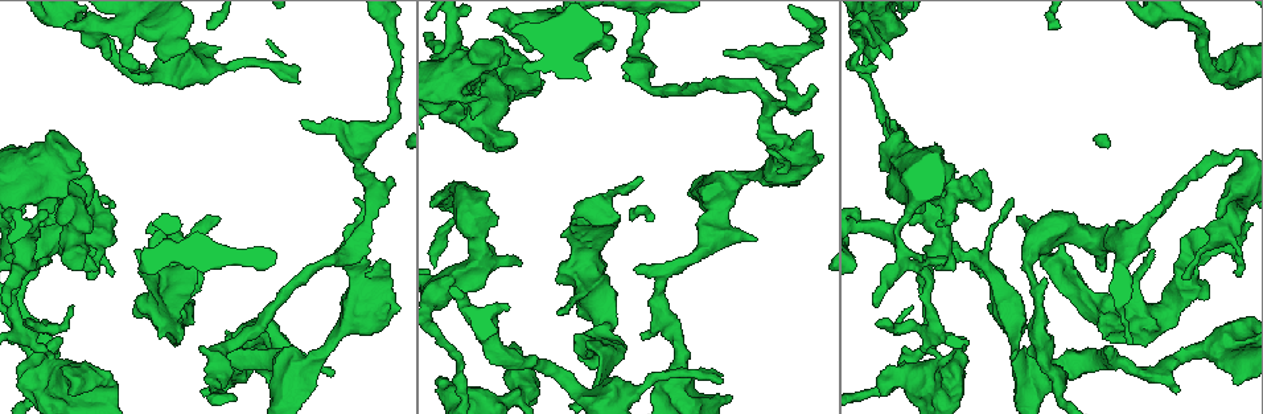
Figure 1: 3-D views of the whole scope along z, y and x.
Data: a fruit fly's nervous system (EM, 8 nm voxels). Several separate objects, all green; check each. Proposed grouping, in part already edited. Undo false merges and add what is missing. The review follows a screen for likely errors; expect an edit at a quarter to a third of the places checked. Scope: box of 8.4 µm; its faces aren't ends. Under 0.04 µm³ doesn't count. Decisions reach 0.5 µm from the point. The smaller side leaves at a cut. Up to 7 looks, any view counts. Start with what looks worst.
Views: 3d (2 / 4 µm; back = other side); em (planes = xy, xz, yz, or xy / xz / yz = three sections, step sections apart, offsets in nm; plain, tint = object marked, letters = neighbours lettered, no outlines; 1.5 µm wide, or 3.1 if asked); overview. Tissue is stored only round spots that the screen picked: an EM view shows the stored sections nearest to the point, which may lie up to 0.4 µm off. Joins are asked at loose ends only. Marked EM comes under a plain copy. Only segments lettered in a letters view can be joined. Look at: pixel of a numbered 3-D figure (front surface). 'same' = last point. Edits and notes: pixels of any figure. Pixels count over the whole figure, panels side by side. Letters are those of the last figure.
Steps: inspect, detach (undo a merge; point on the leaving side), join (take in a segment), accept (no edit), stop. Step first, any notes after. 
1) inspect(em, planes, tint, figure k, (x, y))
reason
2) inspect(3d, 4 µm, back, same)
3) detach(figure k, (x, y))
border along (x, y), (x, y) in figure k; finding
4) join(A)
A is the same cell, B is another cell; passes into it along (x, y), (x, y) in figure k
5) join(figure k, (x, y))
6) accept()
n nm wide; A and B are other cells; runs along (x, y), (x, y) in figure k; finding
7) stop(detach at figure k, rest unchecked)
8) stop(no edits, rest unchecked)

inspect(em, planes, letters, figure 1, (724, 52))
branch stops here

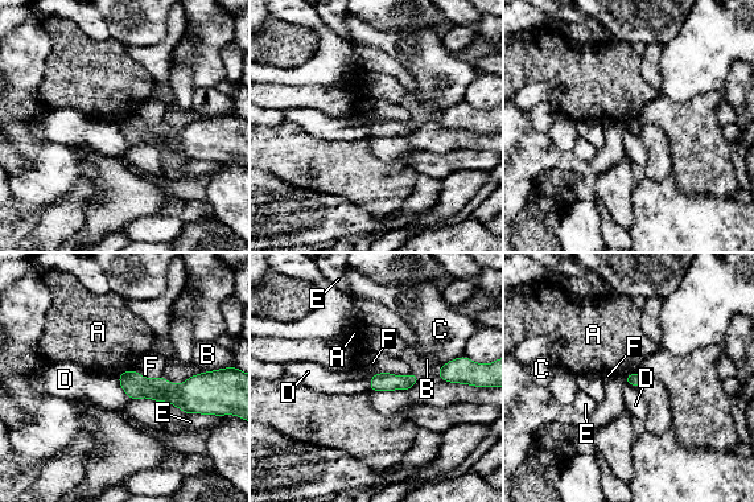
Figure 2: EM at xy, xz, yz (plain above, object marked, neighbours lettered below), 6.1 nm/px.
accept()
A, B, C, D, E and F are other cells; border along (116, 375), (120, 387), (131, 399) in figure 2; no lettered segment goes on from it

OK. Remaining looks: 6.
inspect(em, planes, letters, figure 1, (585, 224))
an open end

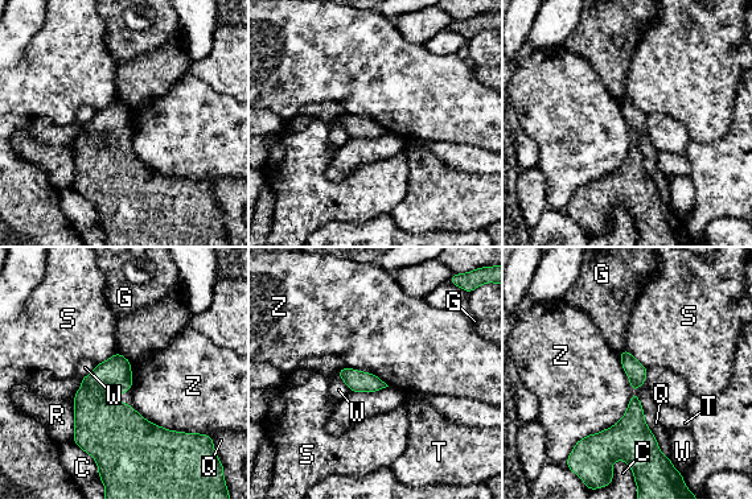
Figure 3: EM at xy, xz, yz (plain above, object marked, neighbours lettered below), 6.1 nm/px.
accept()
C, G, Q, R, S, T, W and Z are other cells; border along (632, 394), (615, 424), (580, 440) in figure 3; no lettered segment goes on from it

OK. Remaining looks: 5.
inspect(em, planes, tint, figure 1, (463, 400))
thick turns thin

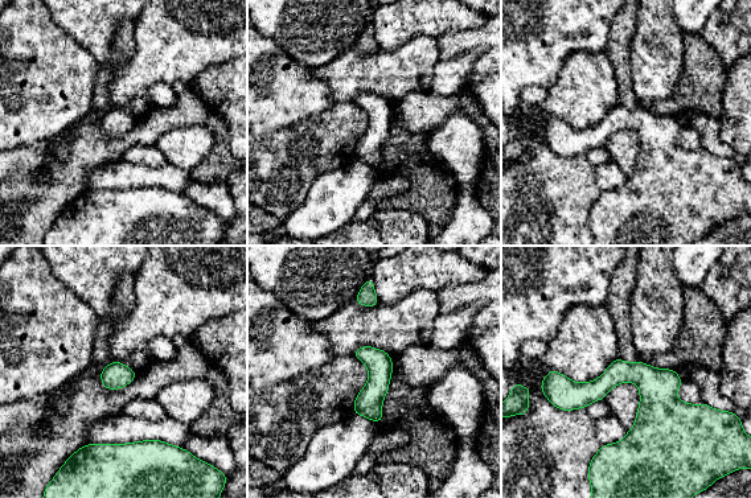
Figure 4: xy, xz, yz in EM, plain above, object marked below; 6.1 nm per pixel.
inspect(em, planes, letters, same)

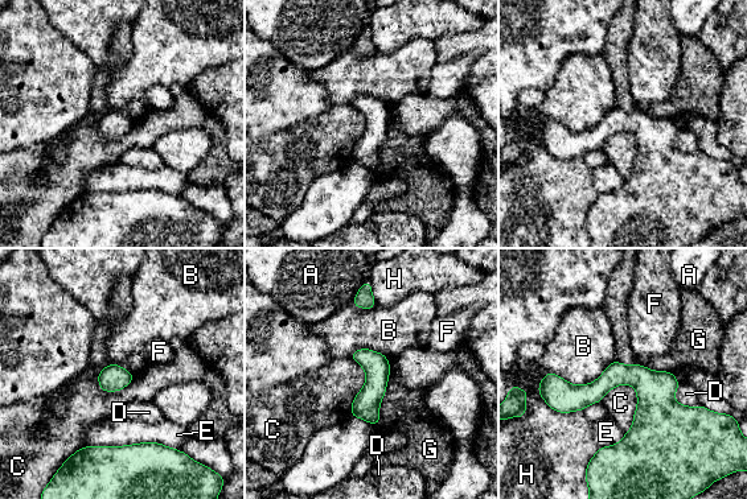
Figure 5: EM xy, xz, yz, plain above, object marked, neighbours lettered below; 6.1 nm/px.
accept()
160 nm wide; A, B, C, D, E, F, G and H are other cells; border along (628, 383), (636, 411), (624, 434) in figure 5; one neuron here

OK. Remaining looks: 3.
stop(no edits, rest unchecked)

